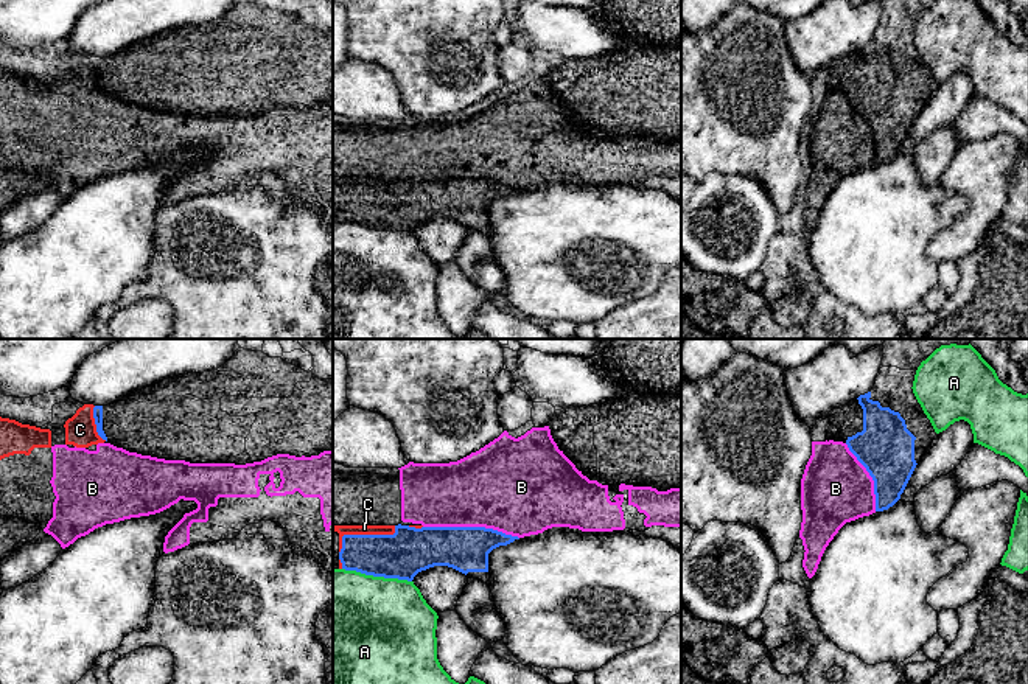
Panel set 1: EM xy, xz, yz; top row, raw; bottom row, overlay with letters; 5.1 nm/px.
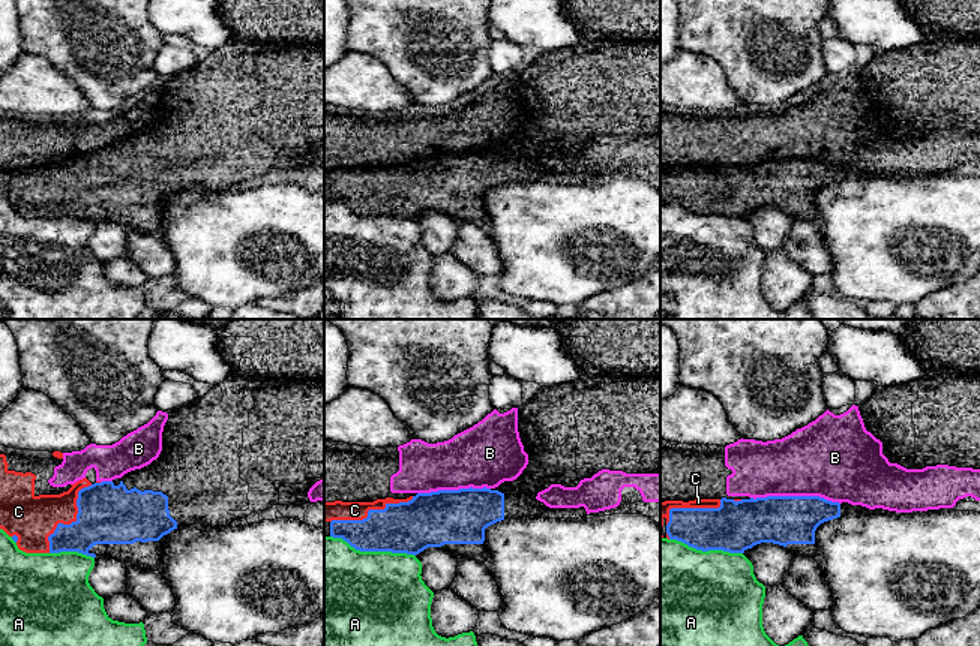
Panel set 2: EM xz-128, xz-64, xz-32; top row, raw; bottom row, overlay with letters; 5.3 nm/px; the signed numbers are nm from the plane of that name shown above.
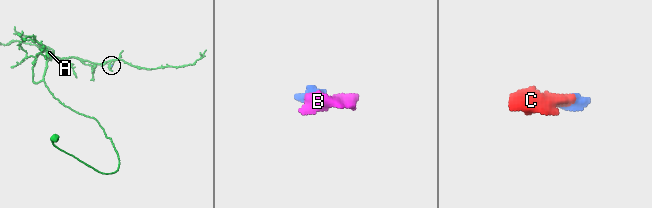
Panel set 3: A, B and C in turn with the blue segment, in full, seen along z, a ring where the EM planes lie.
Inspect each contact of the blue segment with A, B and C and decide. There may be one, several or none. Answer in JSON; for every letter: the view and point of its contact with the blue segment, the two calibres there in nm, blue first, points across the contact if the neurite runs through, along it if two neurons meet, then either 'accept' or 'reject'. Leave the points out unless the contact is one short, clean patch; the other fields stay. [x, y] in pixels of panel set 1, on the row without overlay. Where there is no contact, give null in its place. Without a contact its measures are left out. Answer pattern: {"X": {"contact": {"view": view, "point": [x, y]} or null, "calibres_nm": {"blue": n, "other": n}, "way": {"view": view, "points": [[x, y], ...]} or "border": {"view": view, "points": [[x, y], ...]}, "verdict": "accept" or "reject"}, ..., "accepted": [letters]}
{"A": {"contact": {"view": "xz", "point": [377, 227]}, "calibres_nm": {"blue": 240, "other": 500}, "verdict": "reject"}, "B": {"contact": {"view": "xz", "point": [472, 179]}, "calibres_nm": {"blue": 240, "other": 440}, "verdict": "reject"}, "C": {"contact": {"view": "xz", "point": [363, 187]}, "calibres_nm": {"blue": 240, "other": 50}, "verdict": "reject"}, "accepted": []}

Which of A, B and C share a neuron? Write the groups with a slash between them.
A / B C

